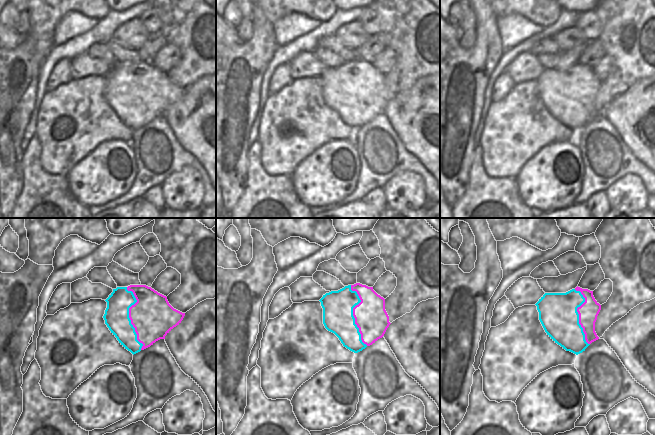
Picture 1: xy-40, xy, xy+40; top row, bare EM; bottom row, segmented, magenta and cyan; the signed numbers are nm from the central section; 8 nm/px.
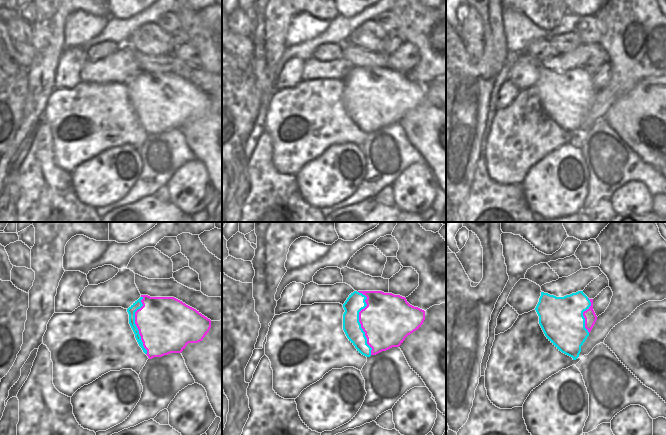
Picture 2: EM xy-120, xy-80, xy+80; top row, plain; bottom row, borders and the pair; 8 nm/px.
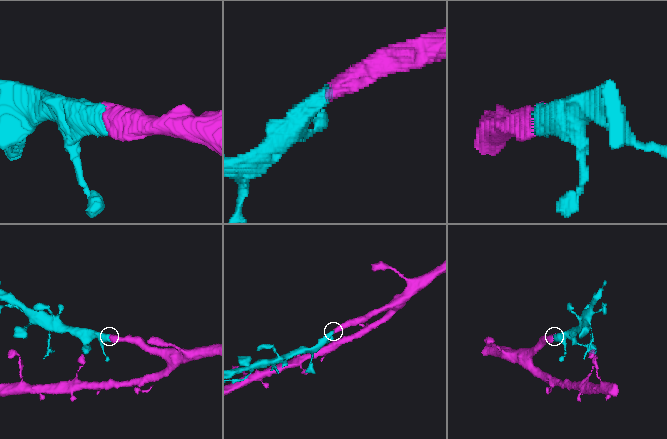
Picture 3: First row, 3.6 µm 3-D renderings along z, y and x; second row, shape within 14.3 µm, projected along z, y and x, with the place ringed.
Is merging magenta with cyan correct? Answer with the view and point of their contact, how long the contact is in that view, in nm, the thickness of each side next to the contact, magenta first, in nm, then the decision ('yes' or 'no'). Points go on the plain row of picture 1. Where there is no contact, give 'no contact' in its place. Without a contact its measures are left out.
xy-40 (129, 93) | 500 nm | 340/200 nm | yes

